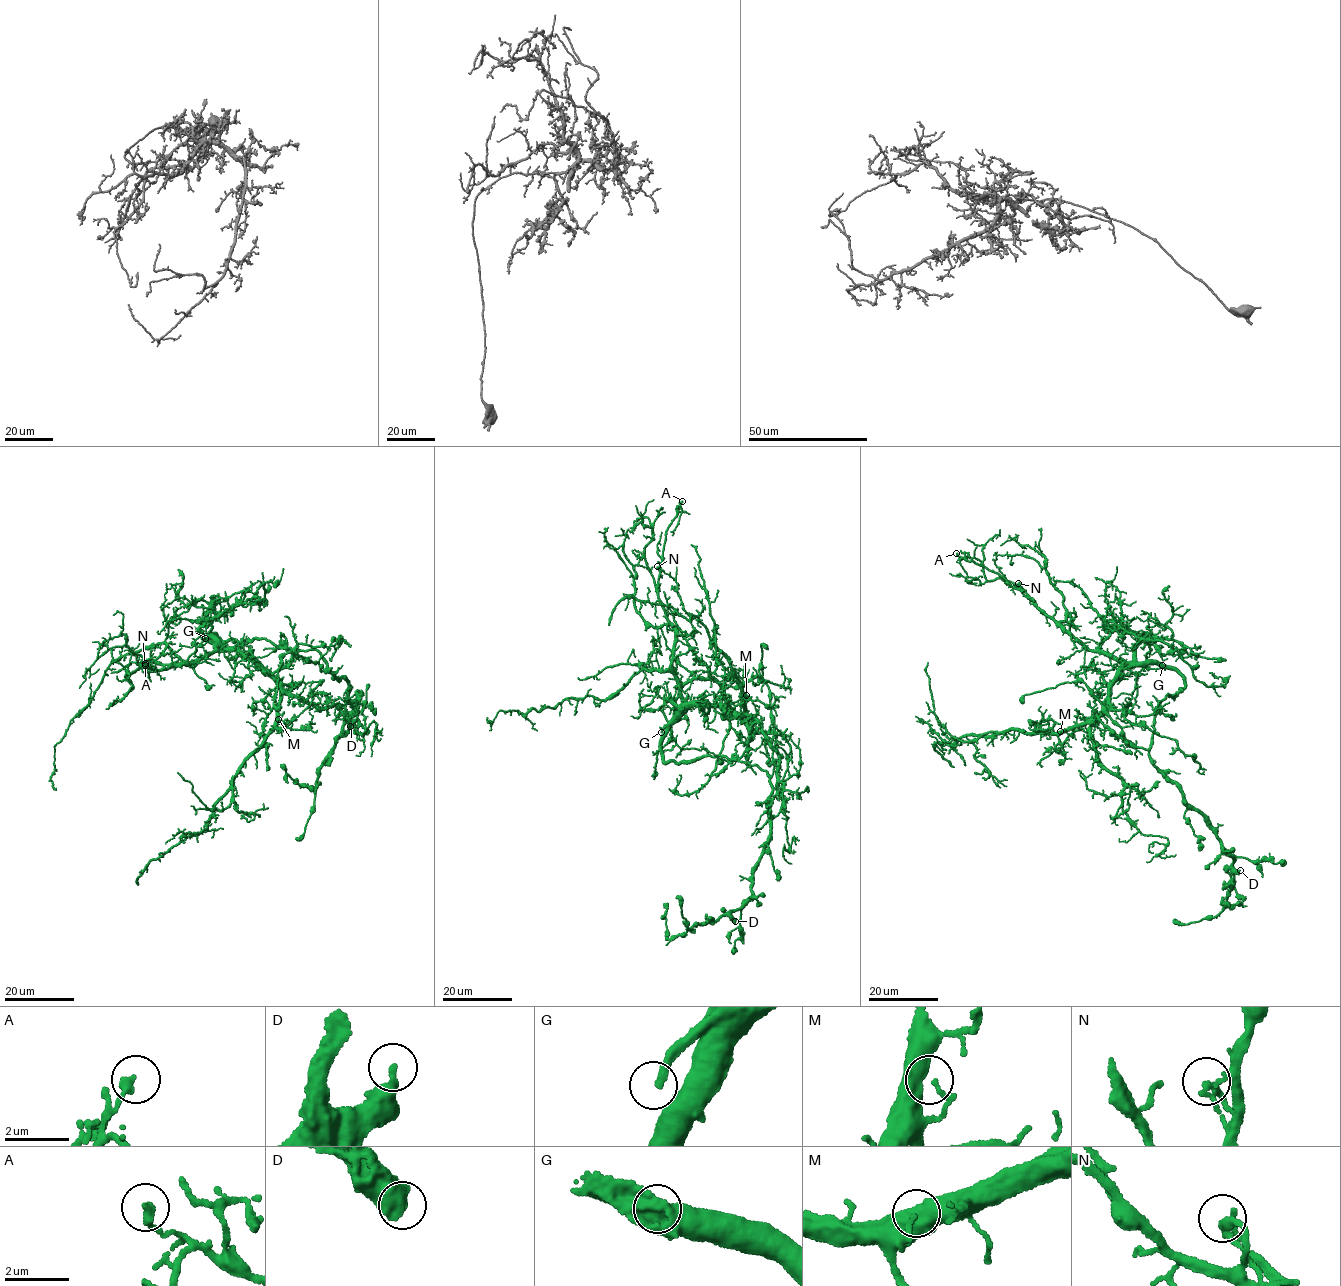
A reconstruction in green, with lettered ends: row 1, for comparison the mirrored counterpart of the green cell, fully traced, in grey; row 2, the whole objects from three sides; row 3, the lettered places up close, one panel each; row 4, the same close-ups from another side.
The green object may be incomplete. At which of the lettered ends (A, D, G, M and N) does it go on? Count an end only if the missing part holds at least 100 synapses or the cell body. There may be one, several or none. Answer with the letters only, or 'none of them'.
G

